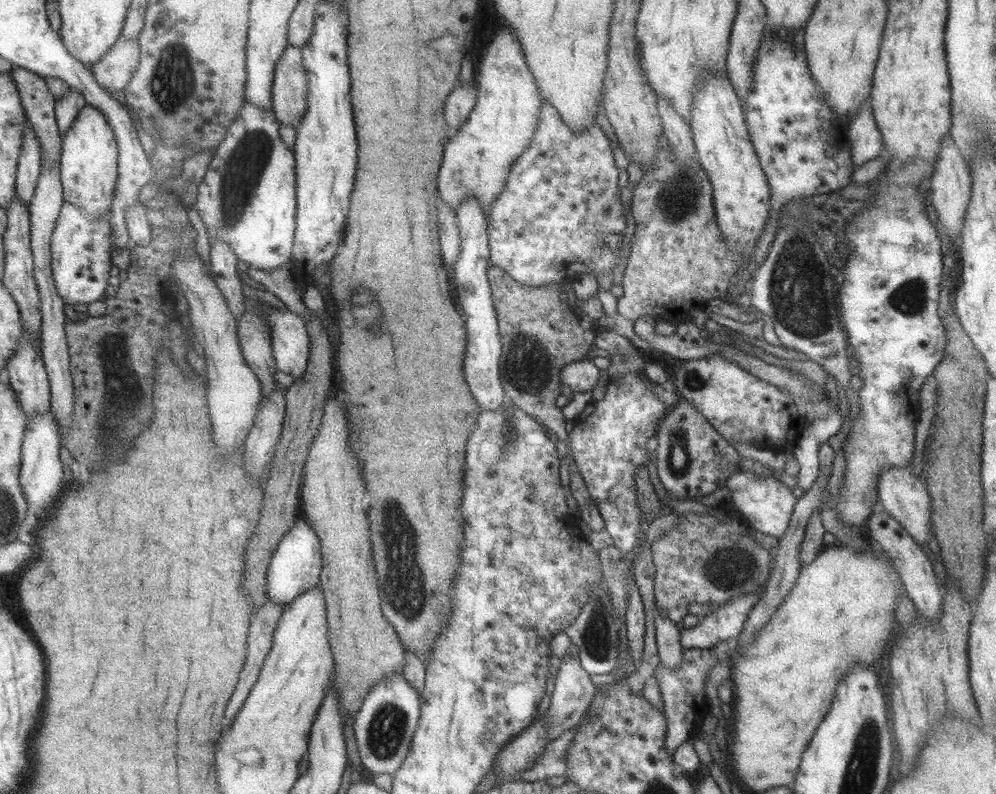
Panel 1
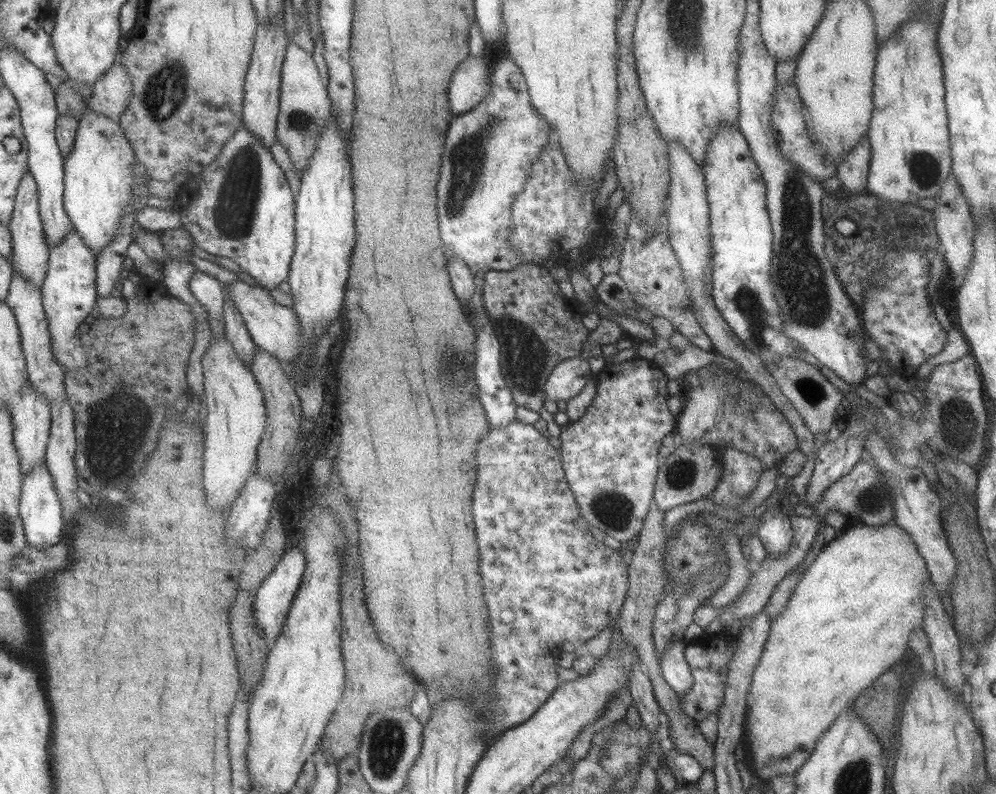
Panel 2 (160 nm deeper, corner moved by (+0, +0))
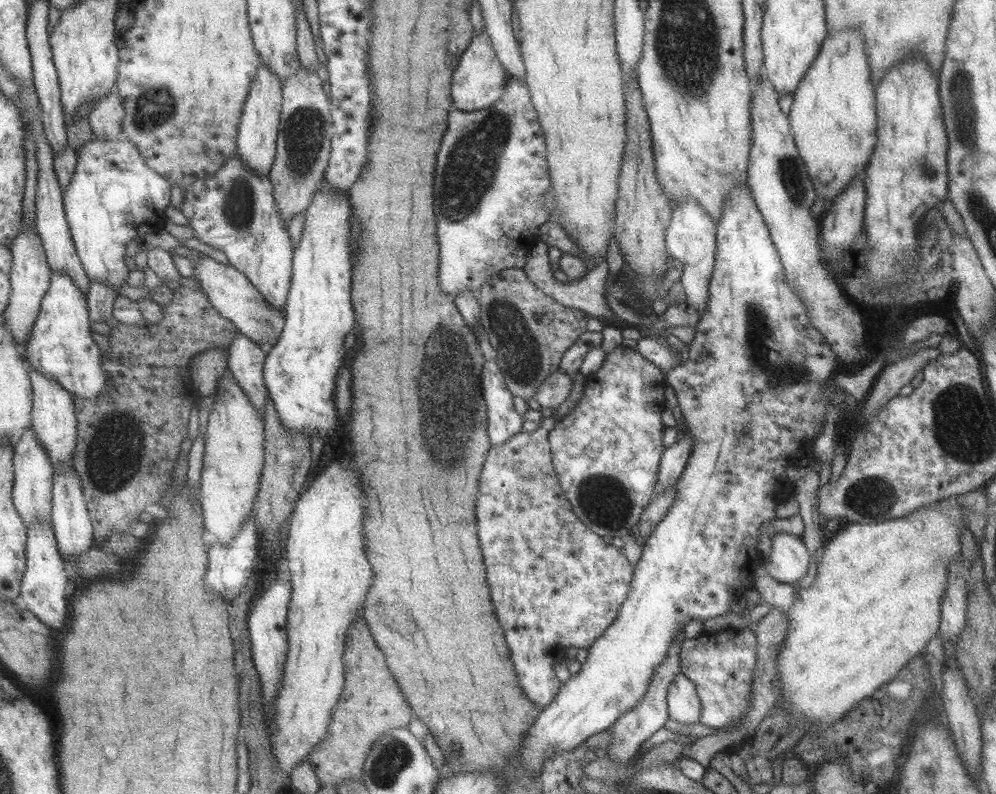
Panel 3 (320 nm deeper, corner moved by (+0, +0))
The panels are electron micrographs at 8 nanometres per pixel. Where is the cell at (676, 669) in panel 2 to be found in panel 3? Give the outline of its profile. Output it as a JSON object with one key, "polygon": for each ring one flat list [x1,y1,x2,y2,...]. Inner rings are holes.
{"polygon":[[677,674,668,686,666,694,668,718,681,724,699,722,701,714,700,700,694,684,682,674]]}

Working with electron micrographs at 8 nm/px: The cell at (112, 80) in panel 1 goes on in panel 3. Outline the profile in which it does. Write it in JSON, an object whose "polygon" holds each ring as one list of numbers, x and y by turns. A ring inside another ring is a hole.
{"polygon":[[114,86,109,94,104,96,86,116,92,134,99,140,113,140,121,135,124,117,121,101,122,98]]}

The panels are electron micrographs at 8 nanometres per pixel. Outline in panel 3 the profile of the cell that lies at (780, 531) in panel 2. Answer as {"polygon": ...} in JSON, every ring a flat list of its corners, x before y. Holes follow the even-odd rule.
{"polygon":[[773,533,770,549,769,558,761,561,771,578,785,584,796,584,807,574,810,556,799,536]]}

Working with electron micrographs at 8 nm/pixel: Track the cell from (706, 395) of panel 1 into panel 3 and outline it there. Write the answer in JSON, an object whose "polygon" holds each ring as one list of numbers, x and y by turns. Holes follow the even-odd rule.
{"polygon":[[689,433,679,435,672,445,664,448,657,470,655,493,664,492,681,476,687,460,689,460,689,452,693,450,690,436]]}

